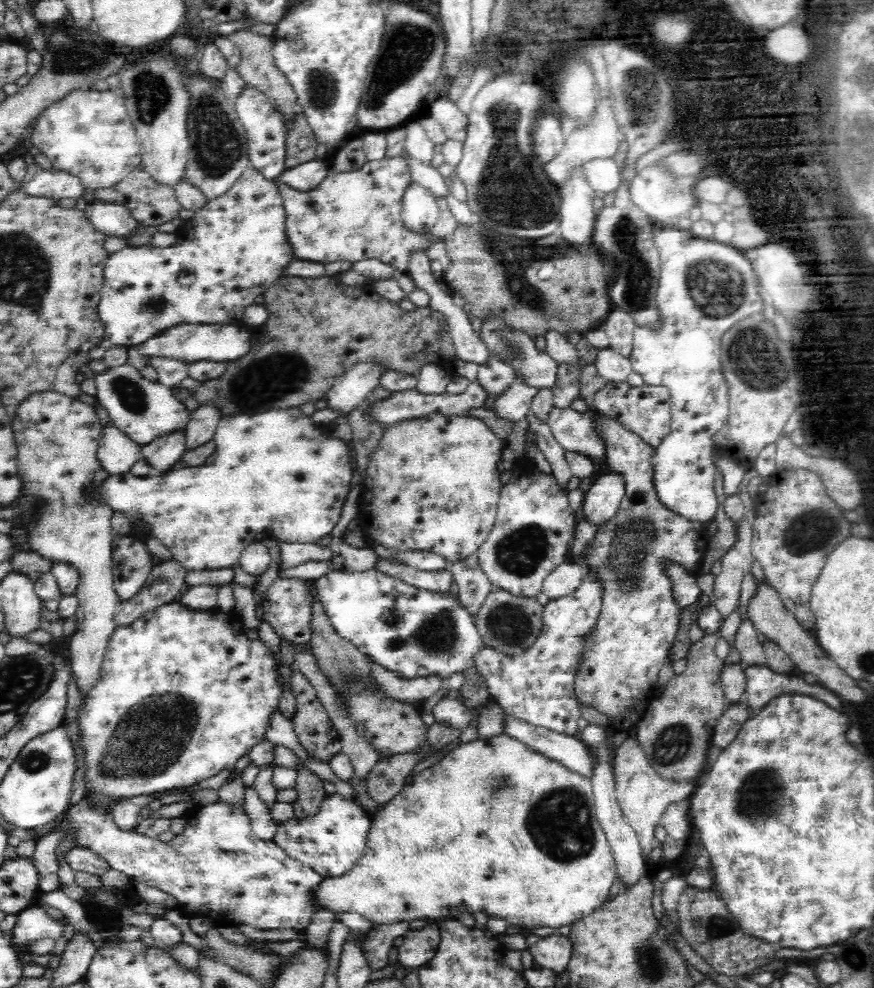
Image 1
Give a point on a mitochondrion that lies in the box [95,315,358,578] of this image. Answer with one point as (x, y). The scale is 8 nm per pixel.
(131, 395)

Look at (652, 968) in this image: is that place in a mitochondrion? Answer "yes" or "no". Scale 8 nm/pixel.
yes

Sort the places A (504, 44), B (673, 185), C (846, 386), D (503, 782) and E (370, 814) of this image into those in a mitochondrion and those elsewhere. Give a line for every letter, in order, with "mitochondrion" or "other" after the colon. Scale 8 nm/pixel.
A: other
B: mitochondrion
C: other
D: mitochondrion
E: other

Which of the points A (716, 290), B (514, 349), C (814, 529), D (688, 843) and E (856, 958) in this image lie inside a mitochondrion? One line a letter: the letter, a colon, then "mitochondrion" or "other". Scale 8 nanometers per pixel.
A: mitochondrion
B: mitochondrion
C: mitochondrion
D: other
E: mitochondrion

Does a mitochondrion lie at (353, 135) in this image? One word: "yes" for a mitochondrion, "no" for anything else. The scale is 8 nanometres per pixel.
no

